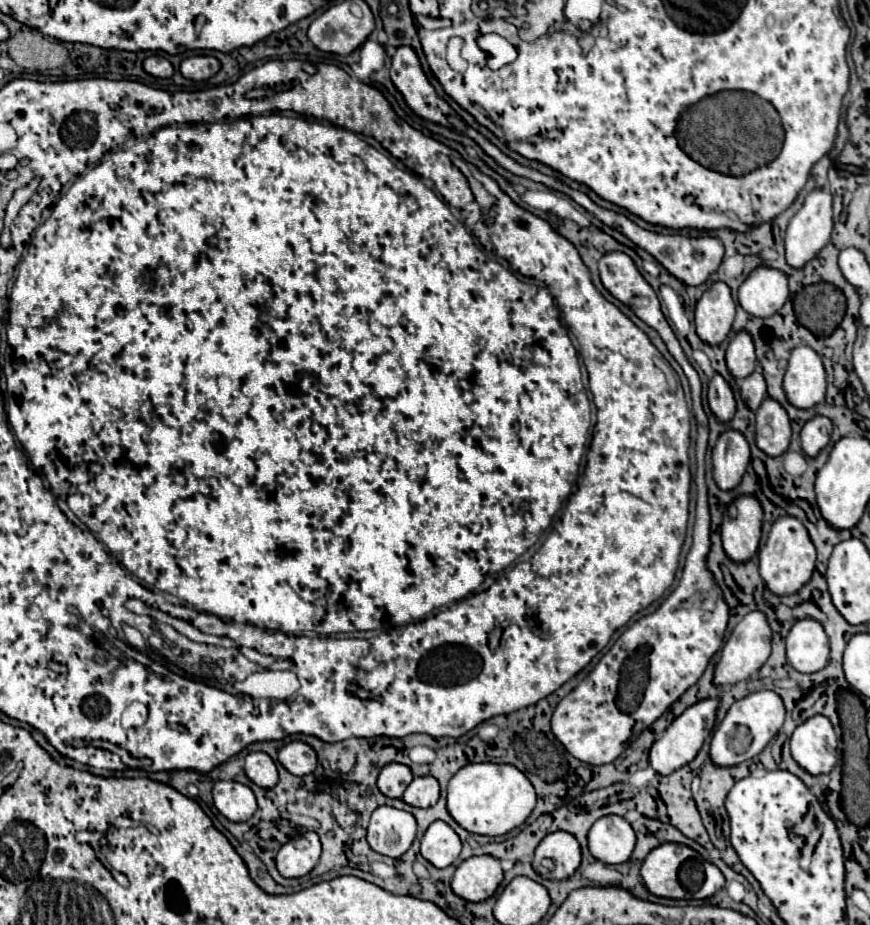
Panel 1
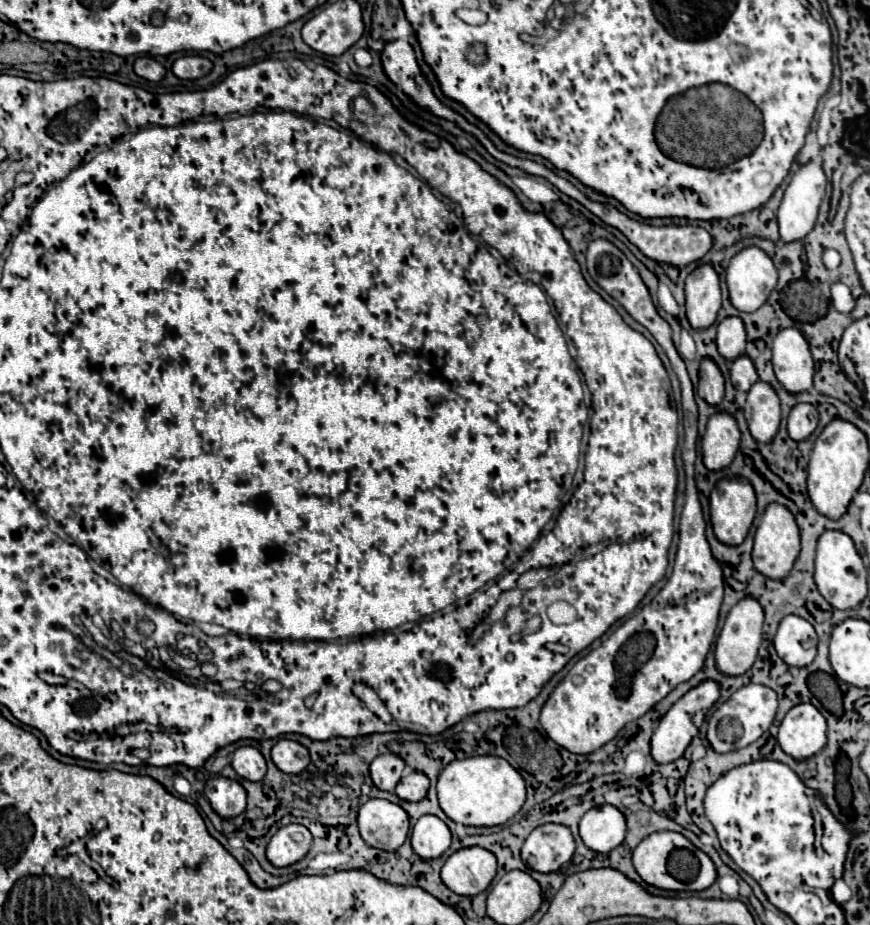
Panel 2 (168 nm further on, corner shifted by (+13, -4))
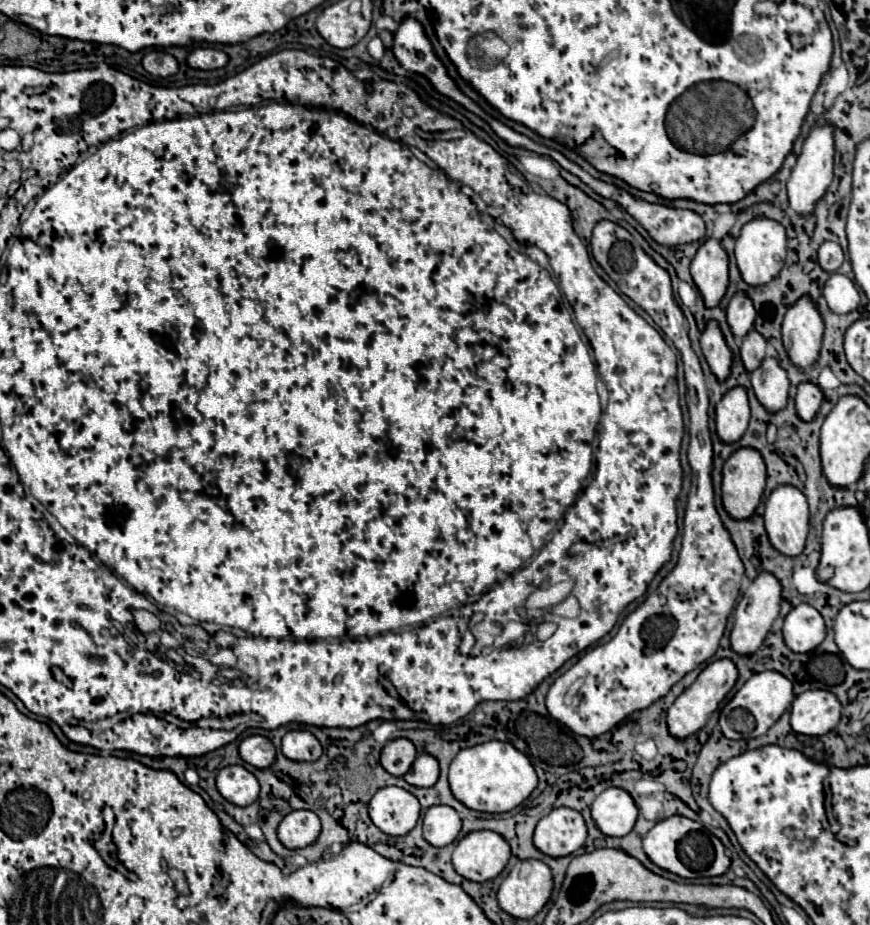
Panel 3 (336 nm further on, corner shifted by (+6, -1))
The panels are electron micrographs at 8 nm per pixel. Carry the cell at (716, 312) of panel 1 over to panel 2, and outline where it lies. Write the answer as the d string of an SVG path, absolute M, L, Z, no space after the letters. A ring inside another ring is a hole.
M712 265L694 269L686 279L686 317L694 329L708 329L720 311L720 285Z

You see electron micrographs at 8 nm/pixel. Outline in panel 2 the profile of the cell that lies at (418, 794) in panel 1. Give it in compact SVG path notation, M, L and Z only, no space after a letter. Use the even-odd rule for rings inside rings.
M410 771L406 773L400 783L396 785L396 795L404 801L410 801L410 803L418 803L420 799L424 799L428 791L428 777L424 773L418 773L418 771Z

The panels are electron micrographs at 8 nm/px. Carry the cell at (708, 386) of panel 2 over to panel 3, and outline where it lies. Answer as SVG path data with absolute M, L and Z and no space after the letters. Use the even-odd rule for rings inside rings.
M709 320L705 330L701 332L701 350L713 374L719 380L725 380L731 370L731 350L717 320Z

